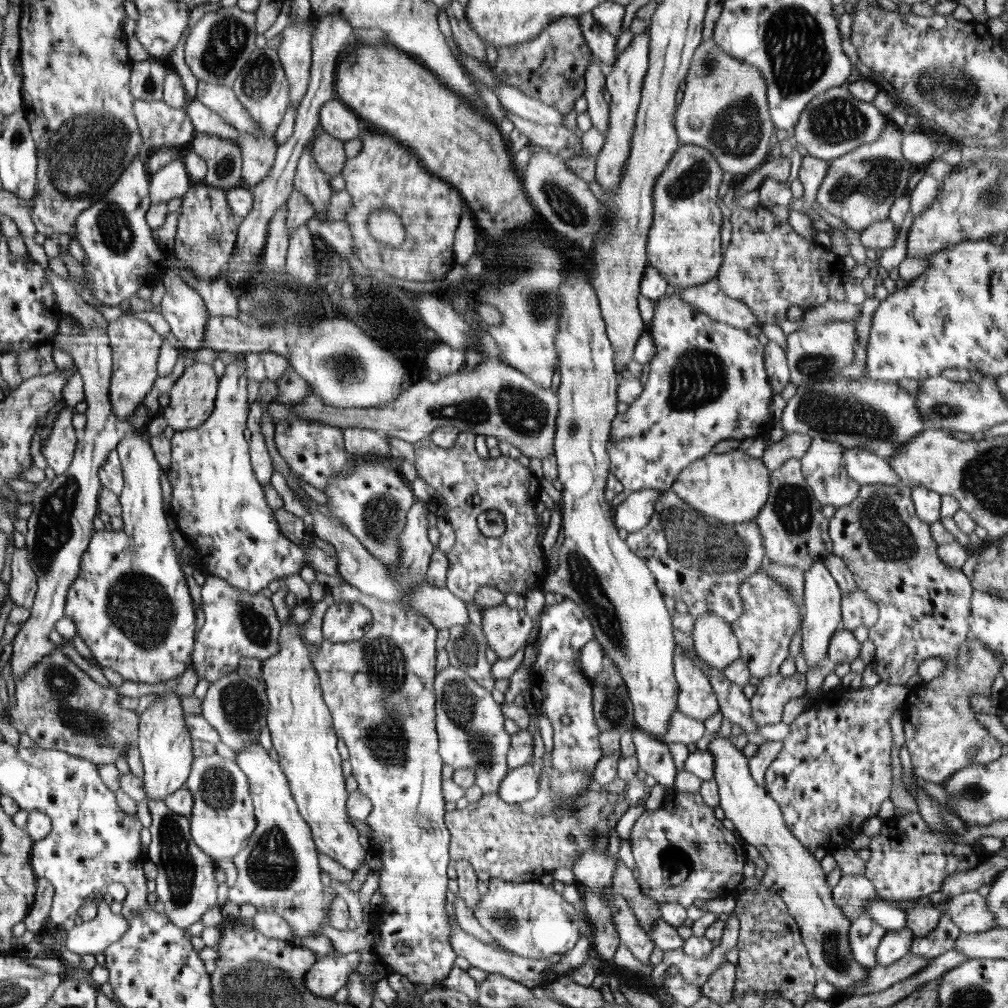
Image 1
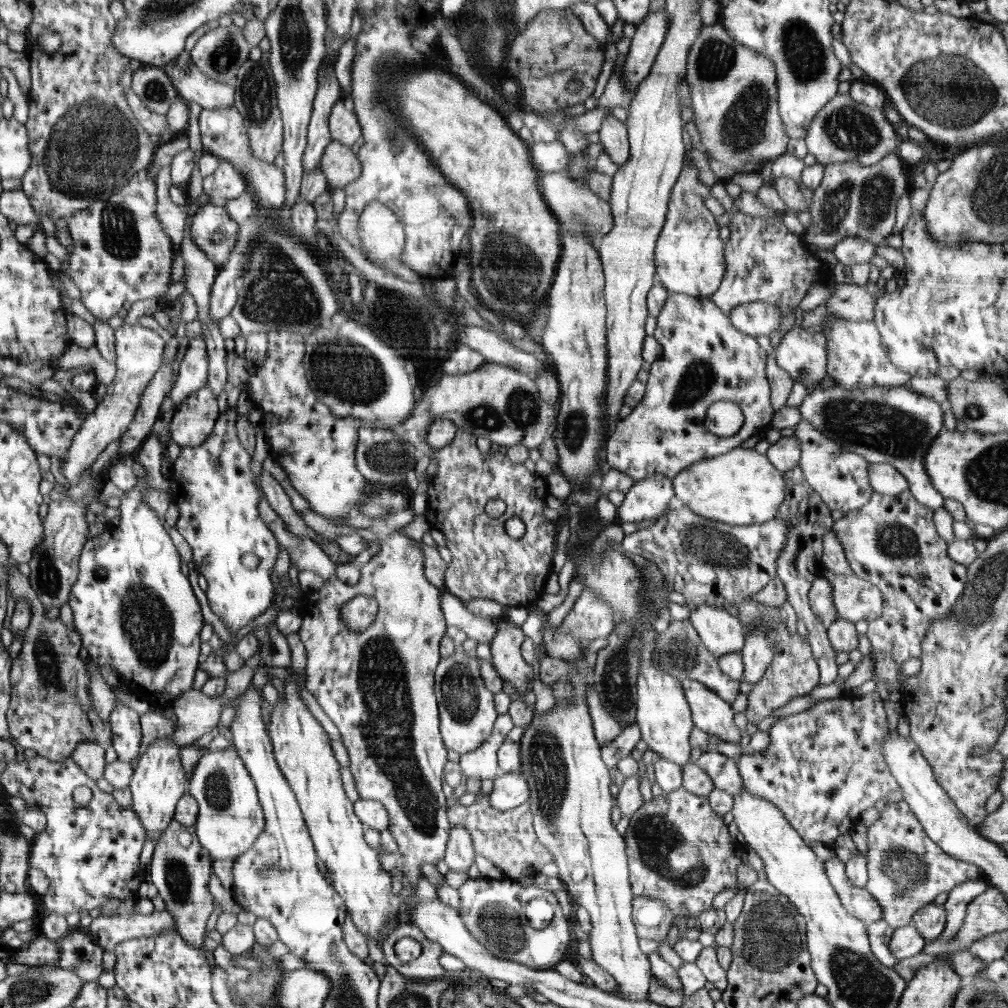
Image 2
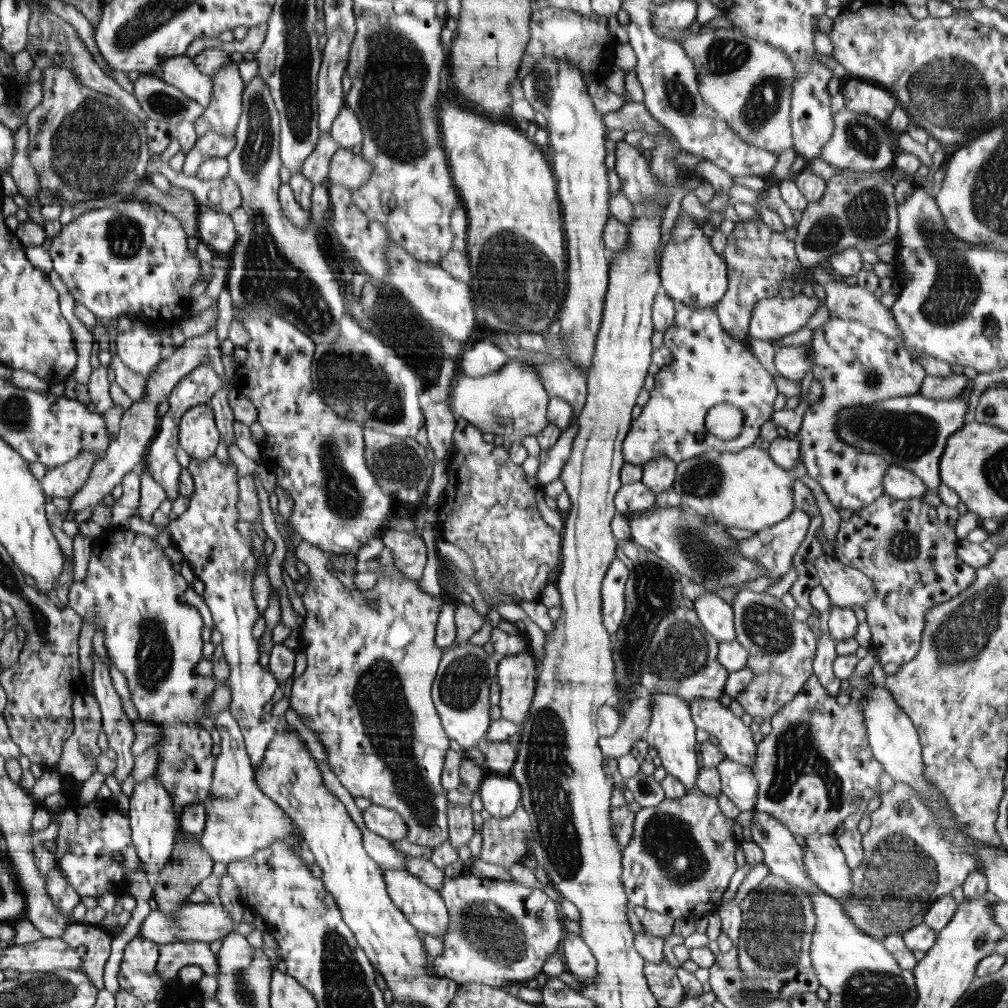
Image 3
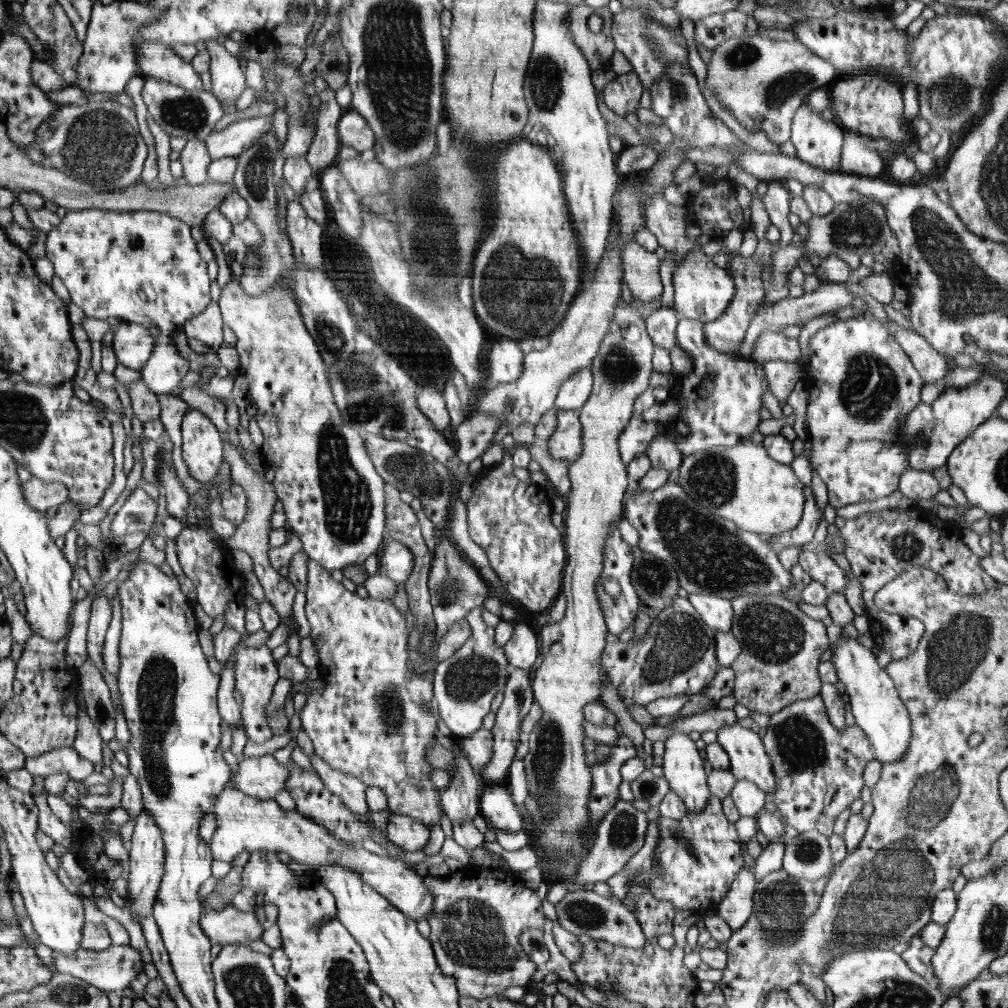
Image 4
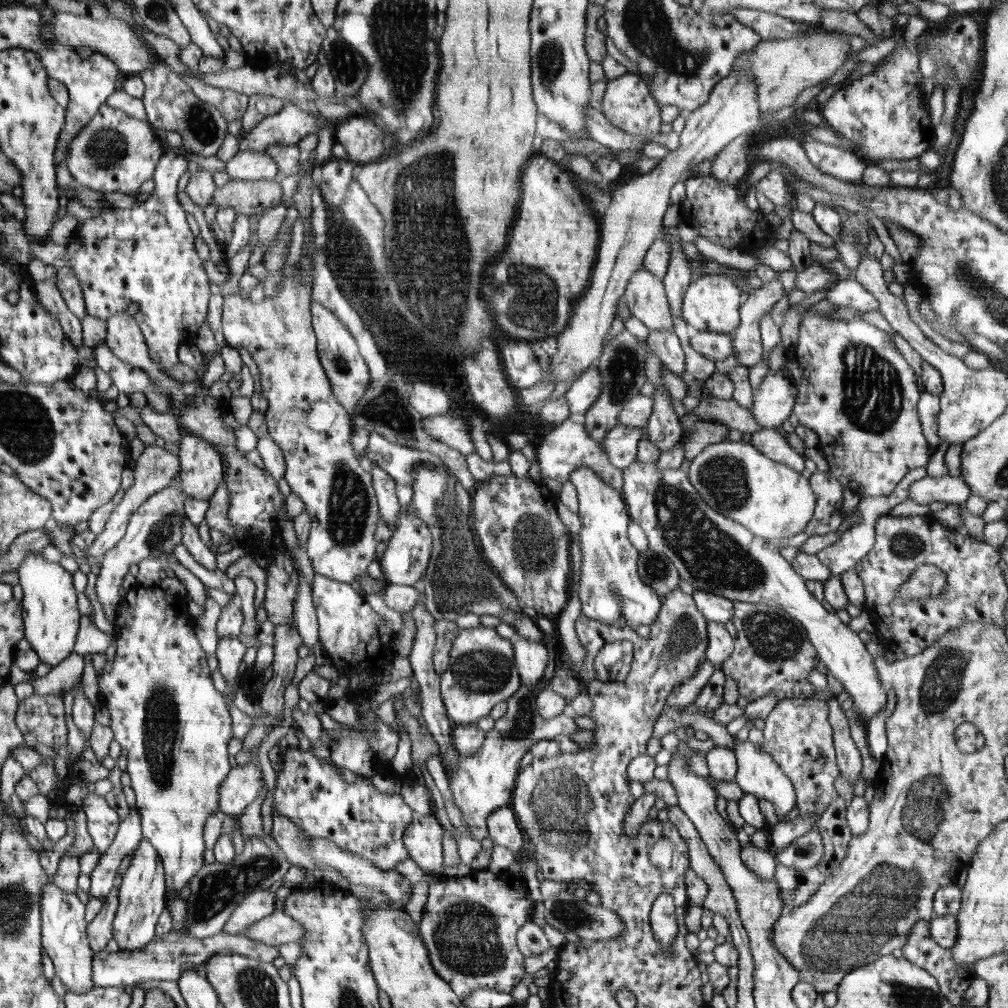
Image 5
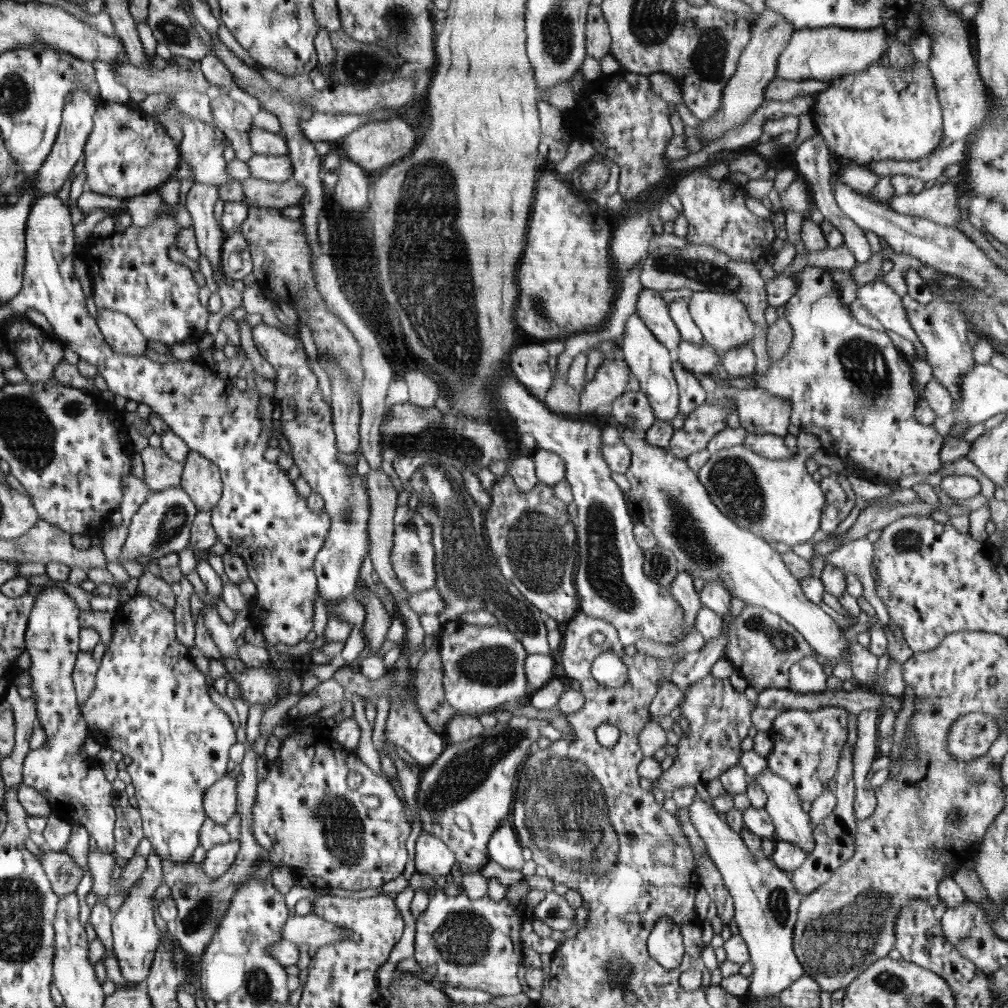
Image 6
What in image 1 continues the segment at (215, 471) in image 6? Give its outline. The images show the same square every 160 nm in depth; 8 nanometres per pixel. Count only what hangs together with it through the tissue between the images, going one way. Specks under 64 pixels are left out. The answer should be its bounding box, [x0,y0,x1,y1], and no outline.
[161,362,216,431]

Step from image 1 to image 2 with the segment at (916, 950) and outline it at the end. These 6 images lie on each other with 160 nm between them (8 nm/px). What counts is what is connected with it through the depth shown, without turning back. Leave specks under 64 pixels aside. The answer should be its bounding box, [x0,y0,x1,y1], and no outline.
[940,877,989,941]

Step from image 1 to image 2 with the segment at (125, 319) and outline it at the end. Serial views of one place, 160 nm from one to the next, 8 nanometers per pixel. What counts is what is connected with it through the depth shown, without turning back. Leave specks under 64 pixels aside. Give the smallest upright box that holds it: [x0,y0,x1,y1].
[60,323,164,486]

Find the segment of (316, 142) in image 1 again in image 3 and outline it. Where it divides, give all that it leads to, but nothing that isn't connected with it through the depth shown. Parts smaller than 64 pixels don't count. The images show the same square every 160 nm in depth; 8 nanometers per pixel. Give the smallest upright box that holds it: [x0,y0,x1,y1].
[327,148,371,191]

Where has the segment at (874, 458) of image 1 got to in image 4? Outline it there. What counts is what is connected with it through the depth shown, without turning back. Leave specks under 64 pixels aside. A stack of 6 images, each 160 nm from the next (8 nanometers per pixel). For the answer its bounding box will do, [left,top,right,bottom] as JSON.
[898,468,942,503]

